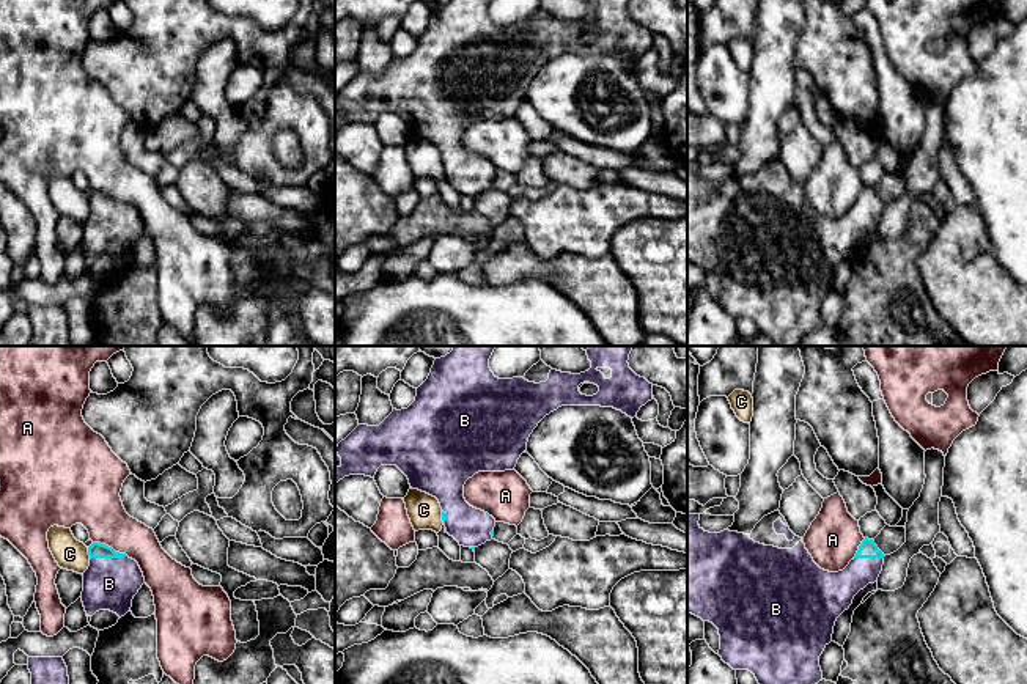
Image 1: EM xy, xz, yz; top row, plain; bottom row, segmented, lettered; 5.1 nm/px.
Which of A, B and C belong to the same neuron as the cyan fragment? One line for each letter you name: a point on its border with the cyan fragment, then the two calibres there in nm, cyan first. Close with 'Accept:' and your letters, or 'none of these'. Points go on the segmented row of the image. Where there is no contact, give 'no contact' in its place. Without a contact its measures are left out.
B: contact xy (107, 557); calibres 80 and 280 nm
Accept: B

